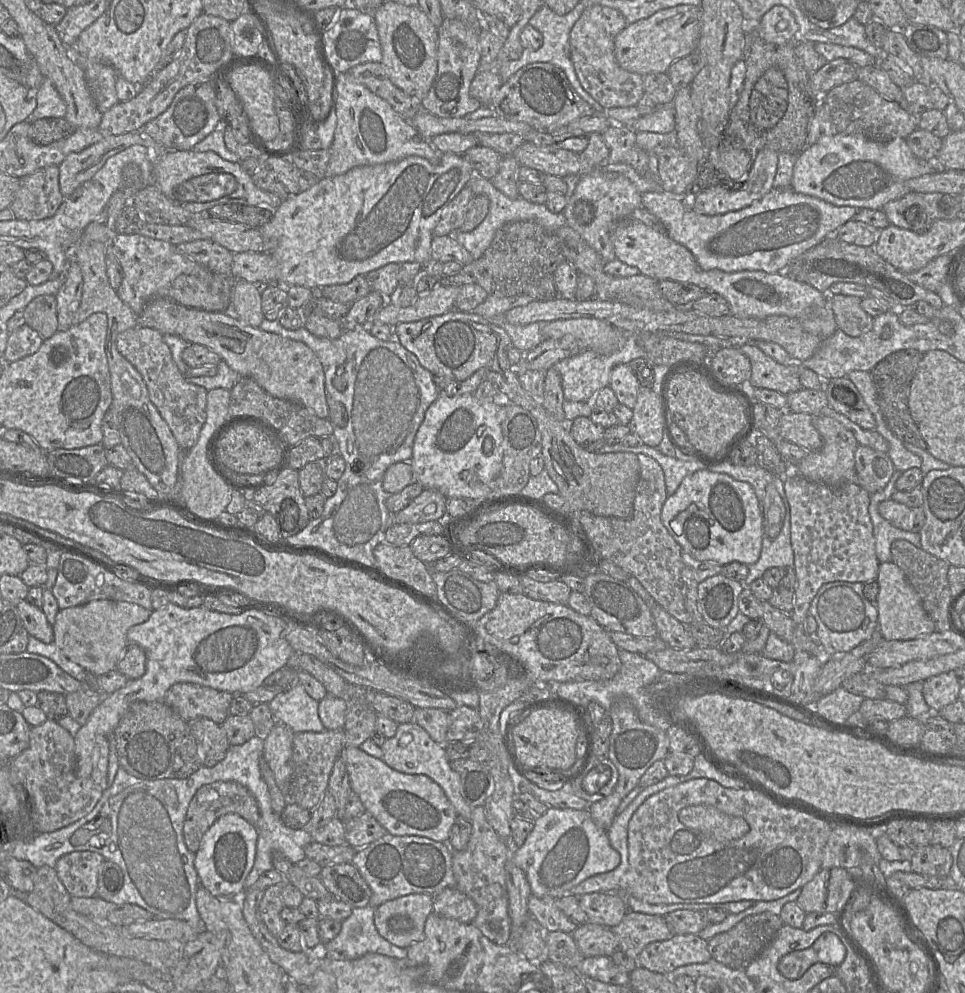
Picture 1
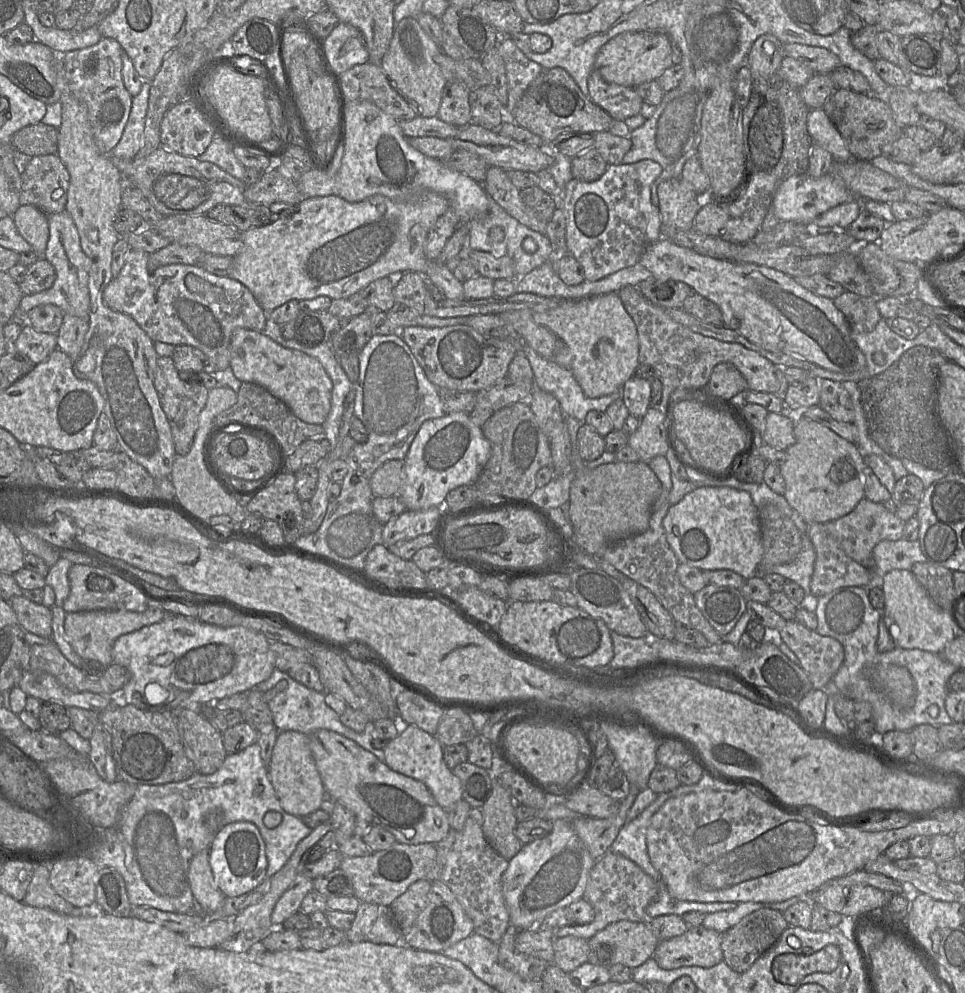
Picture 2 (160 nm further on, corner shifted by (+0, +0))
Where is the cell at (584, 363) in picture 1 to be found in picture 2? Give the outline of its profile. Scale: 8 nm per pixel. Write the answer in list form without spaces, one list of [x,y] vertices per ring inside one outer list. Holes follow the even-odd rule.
[[[524,343],[521,351],[533,370],[535,387],[552,394],[566,417],[573,417],[583,423],[589,411],[605,412],[614,401],[621,399],[621,391],[599,398],[588,398],[569,370],[543,358]]]

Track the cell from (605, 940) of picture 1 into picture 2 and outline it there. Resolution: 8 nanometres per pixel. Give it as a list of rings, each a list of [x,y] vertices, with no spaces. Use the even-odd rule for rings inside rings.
[[[565,936],[555,939],[553,964],[570,974],[580,965],[588,962],[589,942],[586,939]]]

